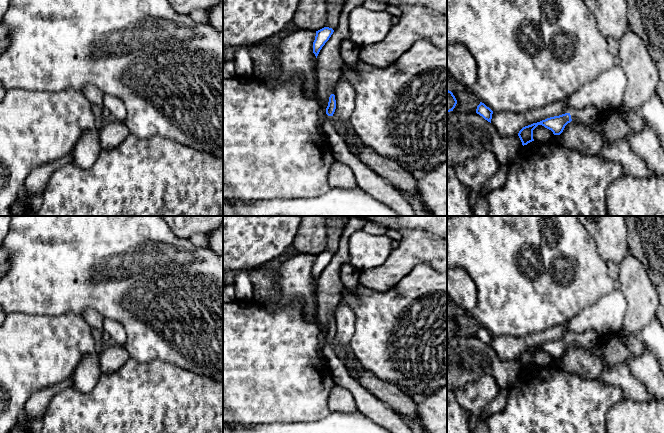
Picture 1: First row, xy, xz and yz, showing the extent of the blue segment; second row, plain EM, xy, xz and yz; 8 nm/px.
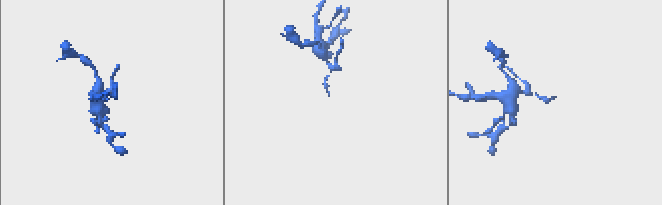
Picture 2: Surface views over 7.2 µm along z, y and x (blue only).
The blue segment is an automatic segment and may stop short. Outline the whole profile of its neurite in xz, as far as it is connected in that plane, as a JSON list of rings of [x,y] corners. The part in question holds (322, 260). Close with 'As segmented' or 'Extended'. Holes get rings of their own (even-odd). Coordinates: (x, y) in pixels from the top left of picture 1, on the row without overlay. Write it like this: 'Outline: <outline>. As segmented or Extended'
Outline: [[[324,251],[318,255],[316,255],[315,264],[313,266],[313,277],[315,278],[316,282],[325,269],[325,267],[329,264],[331,259],[333,258],[334,254],[329,251]]]. As segmented

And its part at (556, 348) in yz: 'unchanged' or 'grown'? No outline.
grown

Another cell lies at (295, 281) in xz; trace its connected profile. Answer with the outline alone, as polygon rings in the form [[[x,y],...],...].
[[[299,253],[283,262],[277,270],[276,284],[280,292],[278,301],[254,300],[255,305],[270,312],[288,306],[294,300],[302,301],[303,317],[317,313],[316,280],[313,266],[316,255]]]

